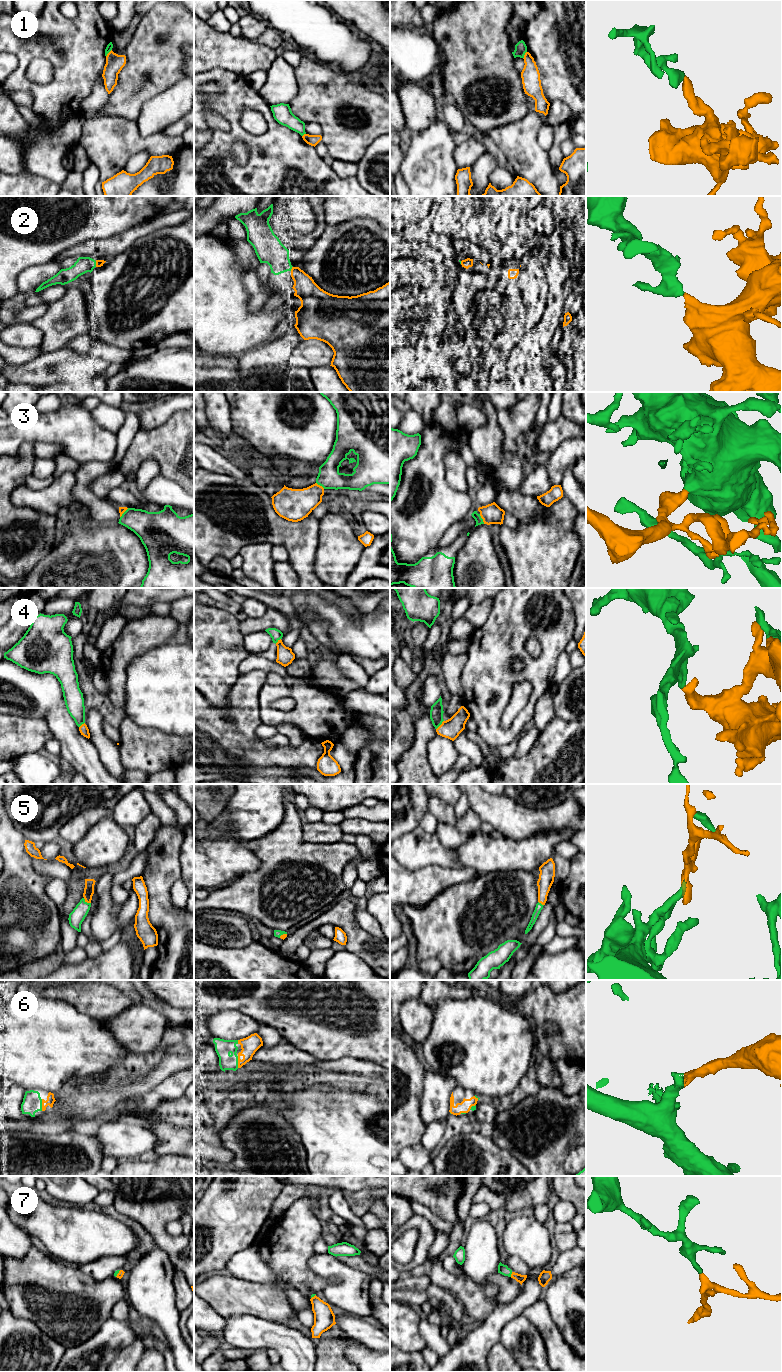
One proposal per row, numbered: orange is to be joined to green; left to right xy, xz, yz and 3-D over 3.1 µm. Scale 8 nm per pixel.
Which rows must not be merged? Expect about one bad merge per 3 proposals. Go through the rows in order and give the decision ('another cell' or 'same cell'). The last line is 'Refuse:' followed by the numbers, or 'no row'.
1: another cell
2: same cell
3: same cell
4: same cell
5: same cell
6: same cell
7: same cell
Refuse: 1

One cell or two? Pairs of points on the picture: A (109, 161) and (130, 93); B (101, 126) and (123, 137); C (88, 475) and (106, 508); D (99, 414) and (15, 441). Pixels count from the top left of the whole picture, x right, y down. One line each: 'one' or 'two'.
A: two
B: one
C: one
D: two

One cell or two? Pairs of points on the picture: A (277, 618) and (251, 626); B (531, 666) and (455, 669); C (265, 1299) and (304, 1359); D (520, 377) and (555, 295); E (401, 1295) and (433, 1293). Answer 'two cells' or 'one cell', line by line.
A: one cell
B: two cells
C: two cells
D: one cell
E: one cell

